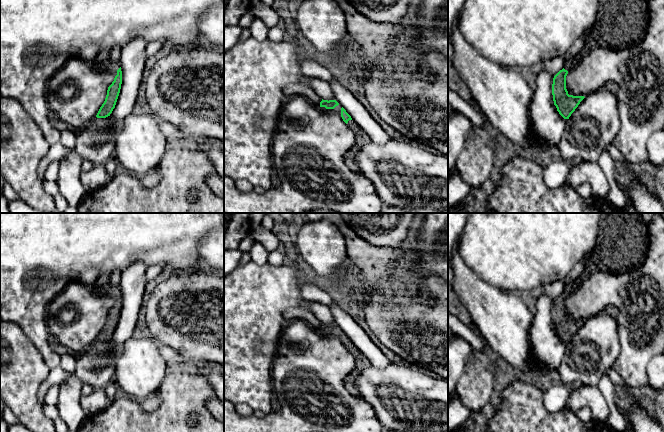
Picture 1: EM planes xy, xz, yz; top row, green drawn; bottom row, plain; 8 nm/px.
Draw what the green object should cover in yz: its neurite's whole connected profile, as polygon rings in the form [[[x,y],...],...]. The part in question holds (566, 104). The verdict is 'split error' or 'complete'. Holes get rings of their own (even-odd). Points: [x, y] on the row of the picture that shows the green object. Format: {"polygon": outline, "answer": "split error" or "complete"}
{"polygon": [[[598,0],[597,19],[582,51],[565,62],[553,78],[552,95],[557,111],[569,119],[584,96],[569,95],[566,76],[582,58],[596,47],[619,50],[643,41],[649,25],[647,0]]], "answer": "split error"}

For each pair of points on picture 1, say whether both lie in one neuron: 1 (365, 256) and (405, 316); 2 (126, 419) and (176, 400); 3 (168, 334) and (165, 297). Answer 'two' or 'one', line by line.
1: one
2: one
3: one

